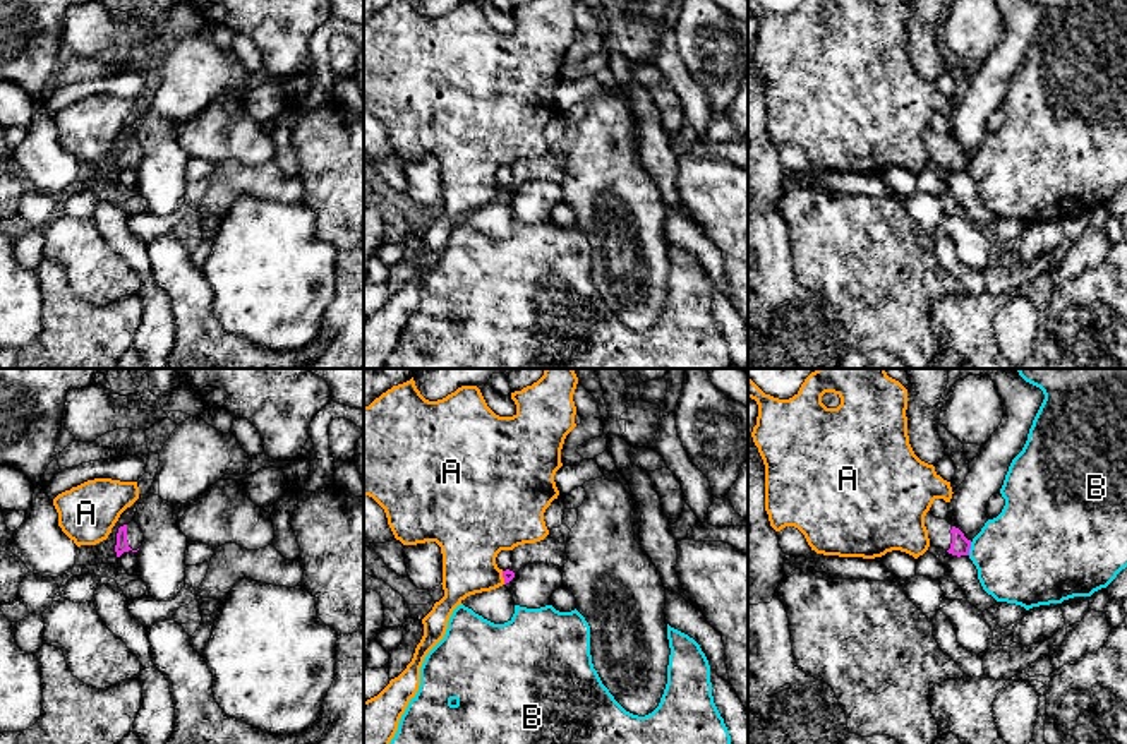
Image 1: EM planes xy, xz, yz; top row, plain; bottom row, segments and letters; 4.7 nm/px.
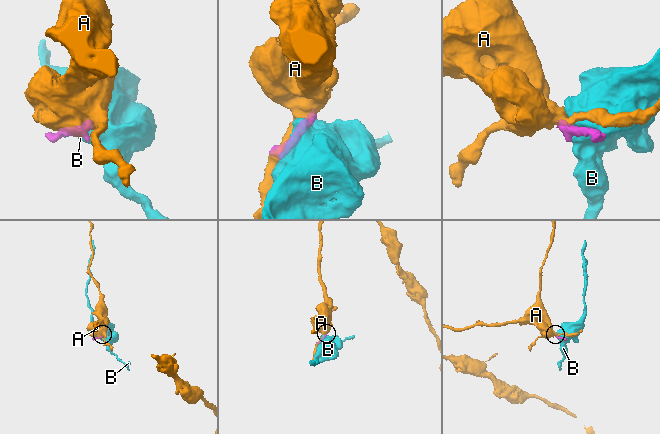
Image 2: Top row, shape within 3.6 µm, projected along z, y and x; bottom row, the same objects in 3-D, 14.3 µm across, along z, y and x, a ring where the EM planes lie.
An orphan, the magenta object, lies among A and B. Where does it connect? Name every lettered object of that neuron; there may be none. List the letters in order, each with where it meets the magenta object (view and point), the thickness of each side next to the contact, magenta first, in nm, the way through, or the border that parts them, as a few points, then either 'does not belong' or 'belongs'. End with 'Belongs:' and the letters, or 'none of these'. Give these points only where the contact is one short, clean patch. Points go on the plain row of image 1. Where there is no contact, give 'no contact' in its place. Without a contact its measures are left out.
A: meets magenta in xz at (503, 192); 50 nm thick on the magenta side, 300 nm on the other; border along xz (501, 187), (505, 199); does not belong
B: meets magenta in yz at (970, 163); 90 nm thick on the magenta side, 440 nm on the other; does not belong
Belongs: none of these

